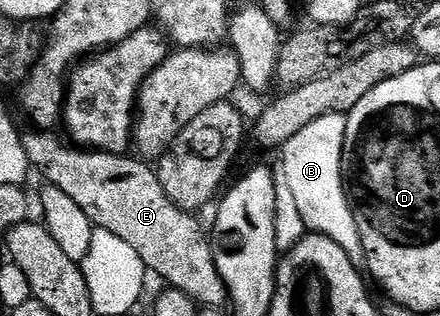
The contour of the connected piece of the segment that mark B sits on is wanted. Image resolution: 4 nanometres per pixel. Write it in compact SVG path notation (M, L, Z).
M328 114L327 116L319 116L319 120L307 124L307 128L303 128L303 132L291 136L291 140L287 140L287 144L280 147L280 169L287 176L287 184L291 187L291 193L295 195L295 204L299 208L299 216L303 216L306 231L322 234L331 240L335 240L335 244L339 244L339 248L343 248L343 252L347 252L347 256L351 256L351 264L355 264L357 270L364 271L368 267L369 261L365 255L363 240L359 236L359 224L355 224L353 207L349 204L345 175L341 172L341 157L343 156L346 136L346 115Z

